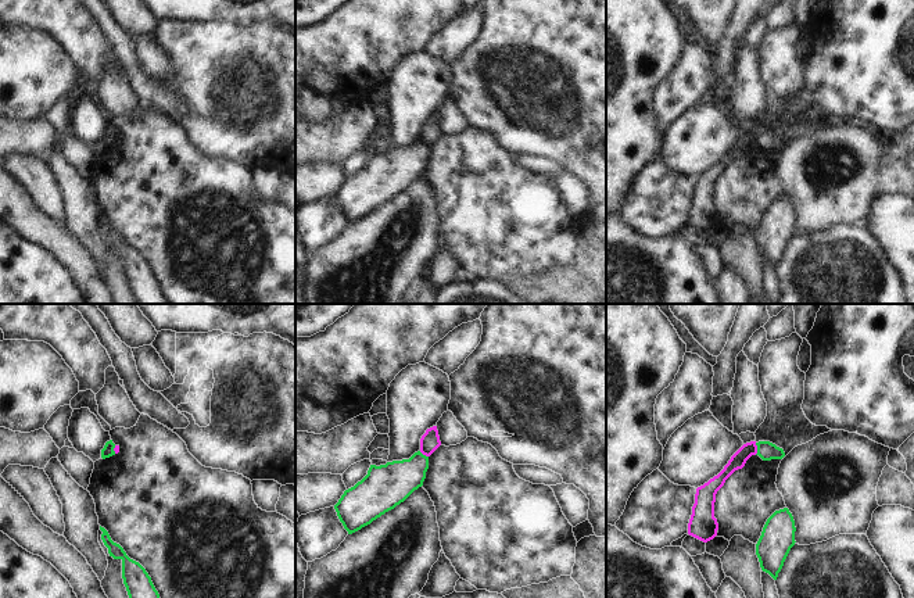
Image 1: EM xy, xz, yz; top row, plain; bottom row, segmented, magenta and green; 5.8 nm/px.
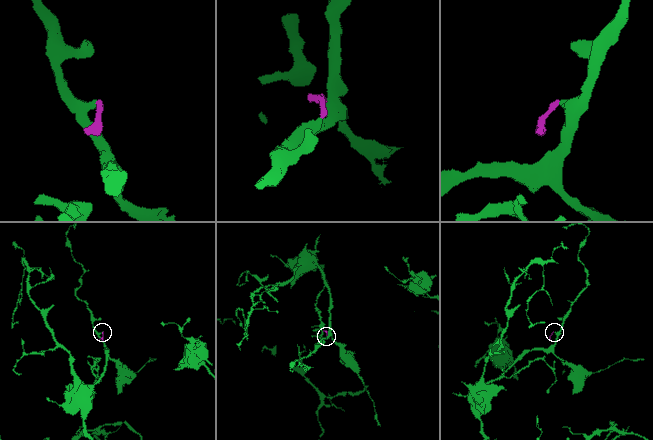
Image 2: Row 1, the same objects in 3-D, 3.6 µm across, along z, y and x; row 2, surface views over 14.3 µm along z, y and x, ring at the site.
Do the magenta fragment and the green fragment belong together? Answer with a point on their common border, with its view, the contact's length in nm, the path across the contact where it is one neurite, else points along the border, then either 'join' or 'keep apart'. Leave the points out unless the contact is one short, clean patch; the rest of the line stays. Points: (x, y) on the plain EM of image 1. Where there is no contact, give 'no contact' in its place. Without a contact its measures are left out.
yz (756, 138) | 70 nm | along yz (755, 132), (756, 143) | keep apart

